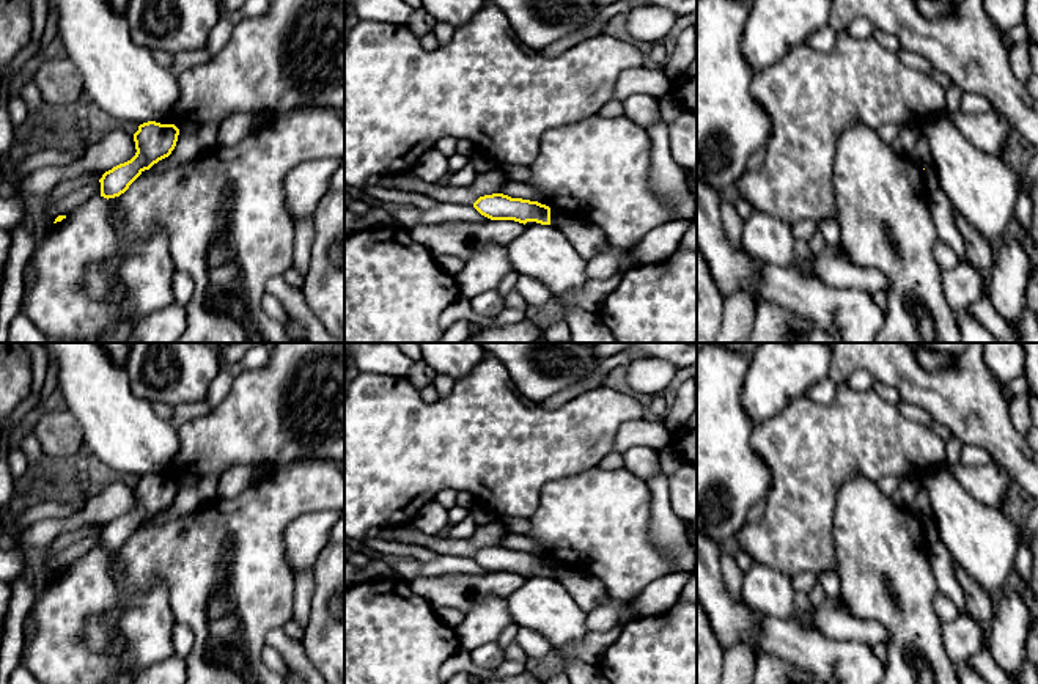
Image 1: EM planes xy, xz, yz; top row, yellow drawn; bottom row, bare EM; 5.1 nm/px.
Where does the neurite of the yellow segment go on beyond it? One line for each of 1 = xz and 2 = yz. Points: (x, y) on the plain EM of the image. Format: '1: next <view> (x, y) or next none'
1: next xz (557, 570)
2: next none

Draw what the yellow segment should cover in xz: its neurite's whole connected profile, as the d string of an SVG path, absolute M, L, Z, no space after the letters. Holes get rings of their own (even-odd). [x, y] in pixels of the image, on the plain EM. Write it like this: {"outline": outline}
{"outline": "M503 546L480 549L473 560L491 572L514 572L519 576L536 574L541 577L565 577L569 569L557 560L549 560L538 553L511 550Z"}

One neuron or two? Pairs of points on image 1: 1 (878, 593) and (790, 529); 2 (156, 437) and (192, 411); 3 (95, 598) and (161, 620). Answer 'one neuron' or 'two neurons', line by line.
1: two neurons
2: two neurons
3: two neurons

